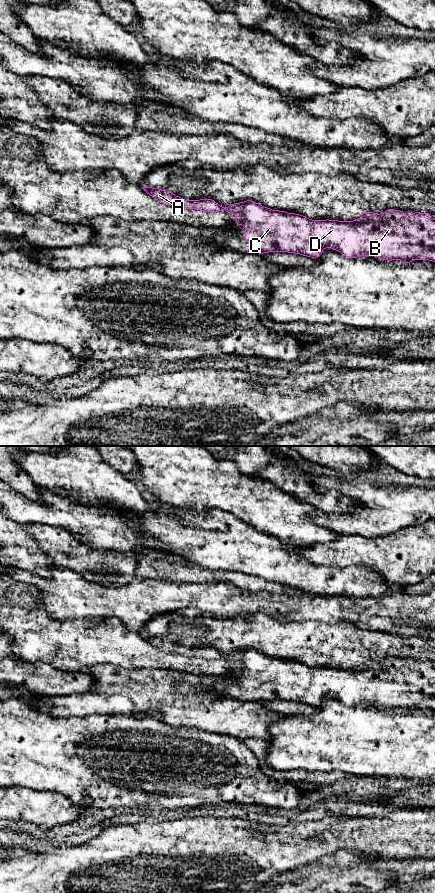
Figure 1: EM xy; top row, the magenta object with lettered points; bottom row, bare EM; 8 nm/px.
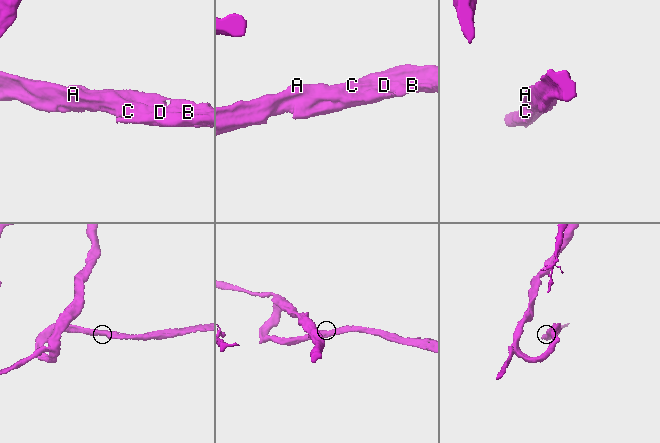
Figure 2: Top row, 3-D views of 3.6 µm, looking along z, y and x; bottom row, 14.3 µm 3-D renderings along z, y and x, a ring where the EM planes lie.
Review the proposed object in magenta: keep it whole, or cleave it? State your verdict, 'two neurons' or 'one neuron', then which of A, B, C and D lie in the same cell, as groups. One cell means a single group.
one neuron; A B C D

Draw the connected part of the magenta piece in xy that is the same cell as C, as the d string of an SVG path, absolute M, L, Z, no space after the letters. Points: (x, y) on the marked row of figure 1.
M143 187L143 189L154 199L167 205L180 206L186 209L198 209L205 212L225 210L228 213L234 214L236 216L236 223L245 228L245 241L251 244L251 248L247 250L247 253L250 251L259 254L288 252L316 259L322 254L324 249L331 248L348 258L374 256L387 261L401 260L403 263L410 263L414 260L435 262L435 218L430 219L429 213L415 212L411 215L406 215L403 211L389 209L380 214L364 212L360 218L353 221L312 220L300 214L272 210L252 200L234 203L224 208L212 199L185 200L167 190L152 187Z

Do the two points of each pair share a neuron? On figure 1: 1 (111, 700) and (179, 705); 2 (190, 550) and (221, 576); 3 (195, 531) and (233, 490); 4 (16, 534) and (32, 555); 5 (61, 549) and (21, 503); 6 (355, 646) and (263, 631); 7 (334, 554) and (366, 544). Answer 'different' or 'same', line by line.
1: different
2: different
3: different
4: same
5: different
6: same
7: same

